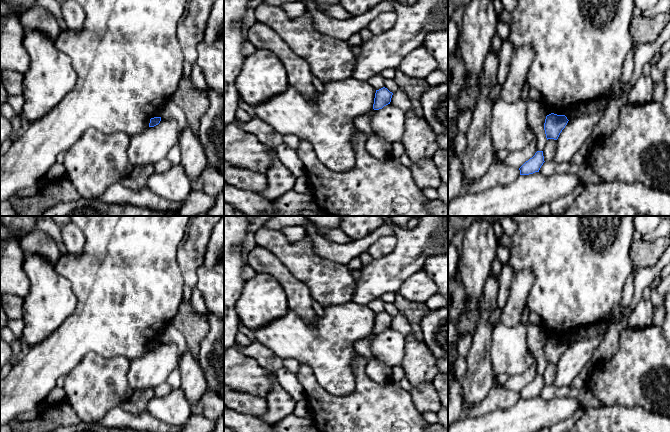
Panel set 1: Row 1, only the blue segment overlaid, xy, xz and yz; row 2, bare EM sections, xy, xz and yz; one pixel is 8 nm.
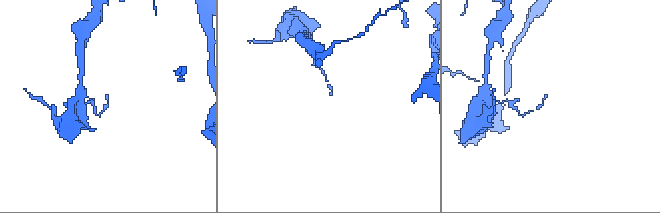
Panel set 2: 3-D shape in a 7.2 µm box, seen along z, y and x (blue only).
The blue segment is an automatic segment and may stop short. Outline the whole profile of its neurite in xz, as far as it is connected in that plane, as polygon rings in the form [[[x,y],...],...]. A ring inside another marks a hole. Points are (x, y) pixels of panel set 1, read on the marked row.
[[[383,87],[379,90],[376,90],[373,109],[379,110],[384,106],[390,104],[393,93],[390,92],[387,88]]]

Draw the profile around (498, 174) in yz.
[[[502,162],[492,163],[481,178],[472,183],[463,182],[463,193],[476,194],[495,186],[505,186],[514,182],[519,176],[519,168]]]

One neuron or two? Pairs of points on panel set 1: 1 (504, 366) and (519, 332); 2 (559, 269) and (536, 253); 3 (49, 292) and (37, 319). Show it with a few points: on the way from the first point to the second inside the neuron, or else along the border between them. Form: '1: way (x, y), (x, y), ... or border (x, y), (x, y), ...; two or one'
1: way (507, 358), (509, 355), (509, 344), (513, 340); one
2: way (553, 263), (542, 253); one
3: way (49, 299), (44, 312); one

